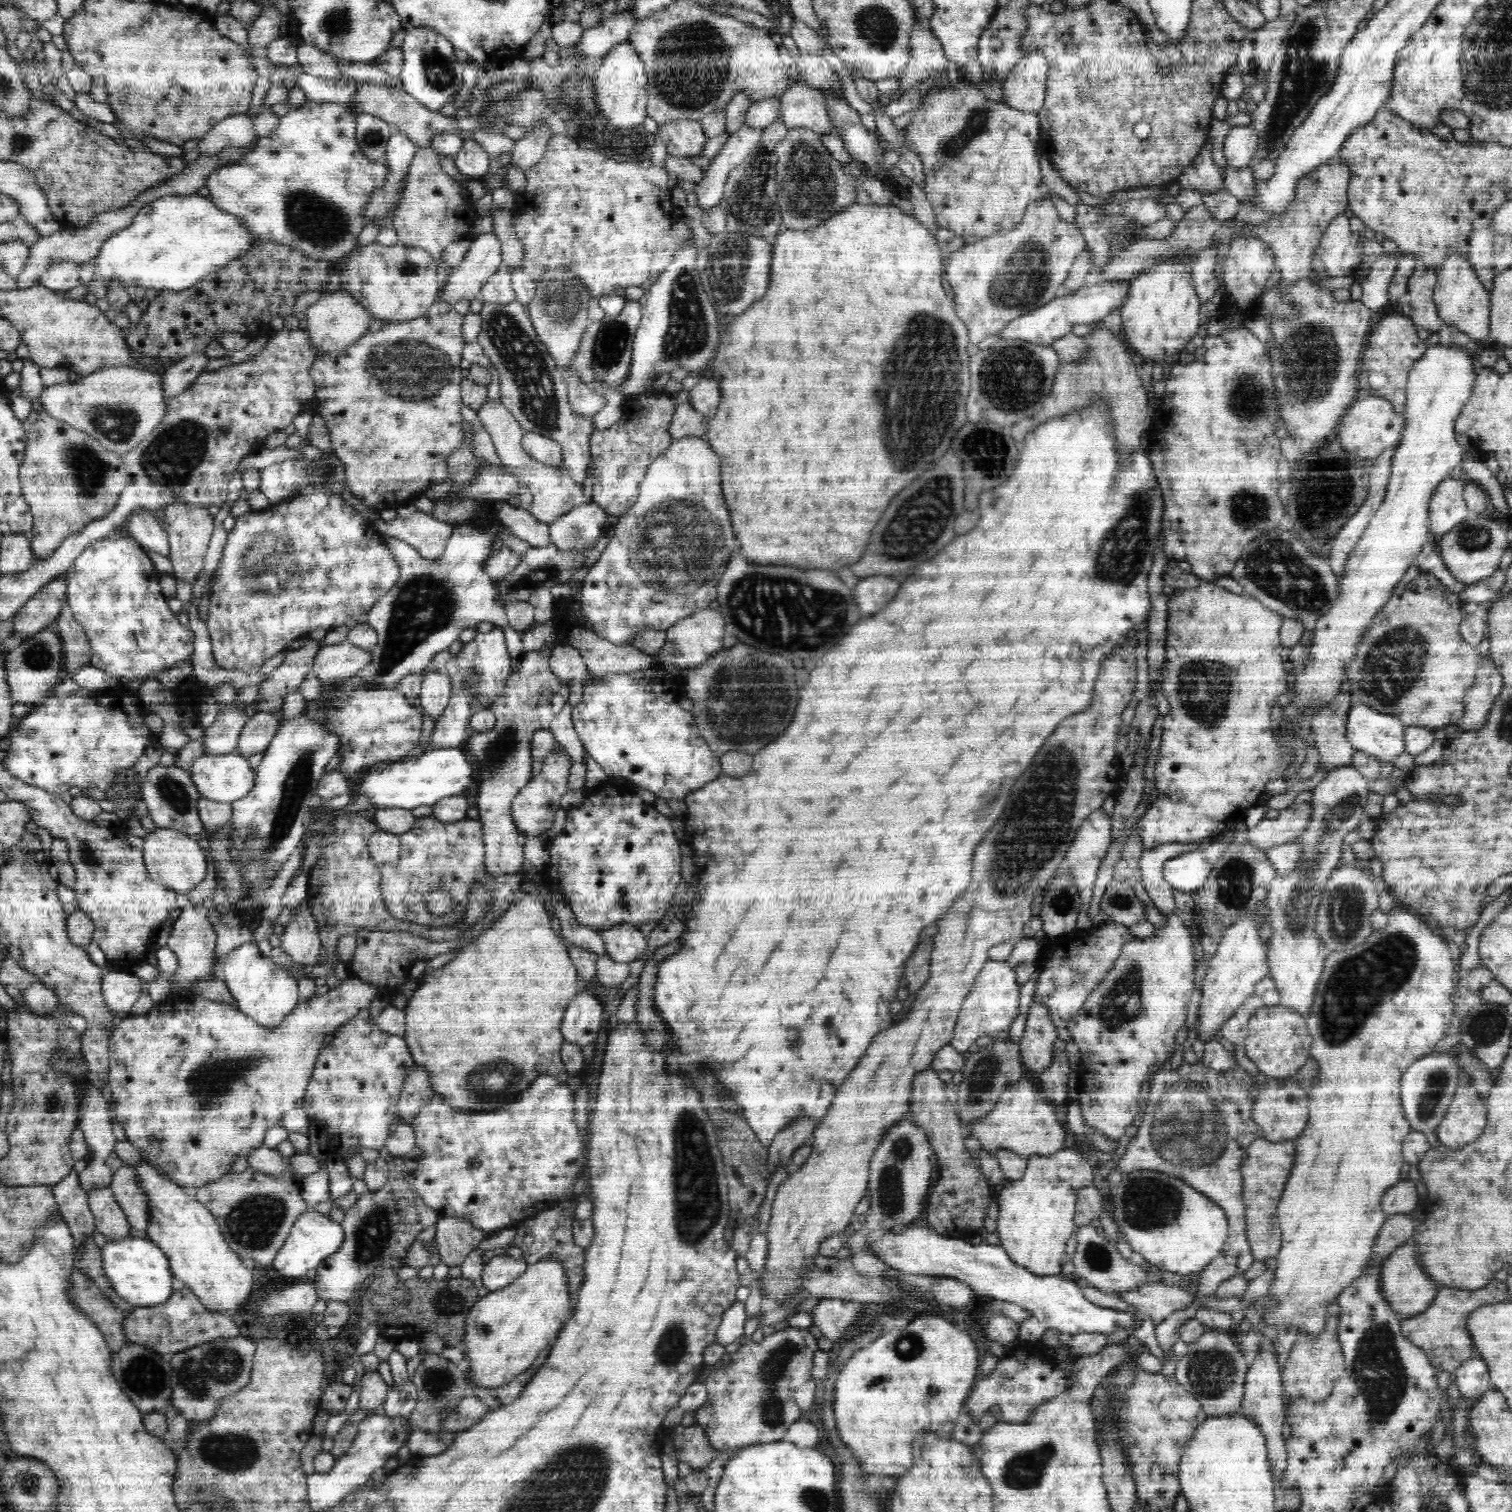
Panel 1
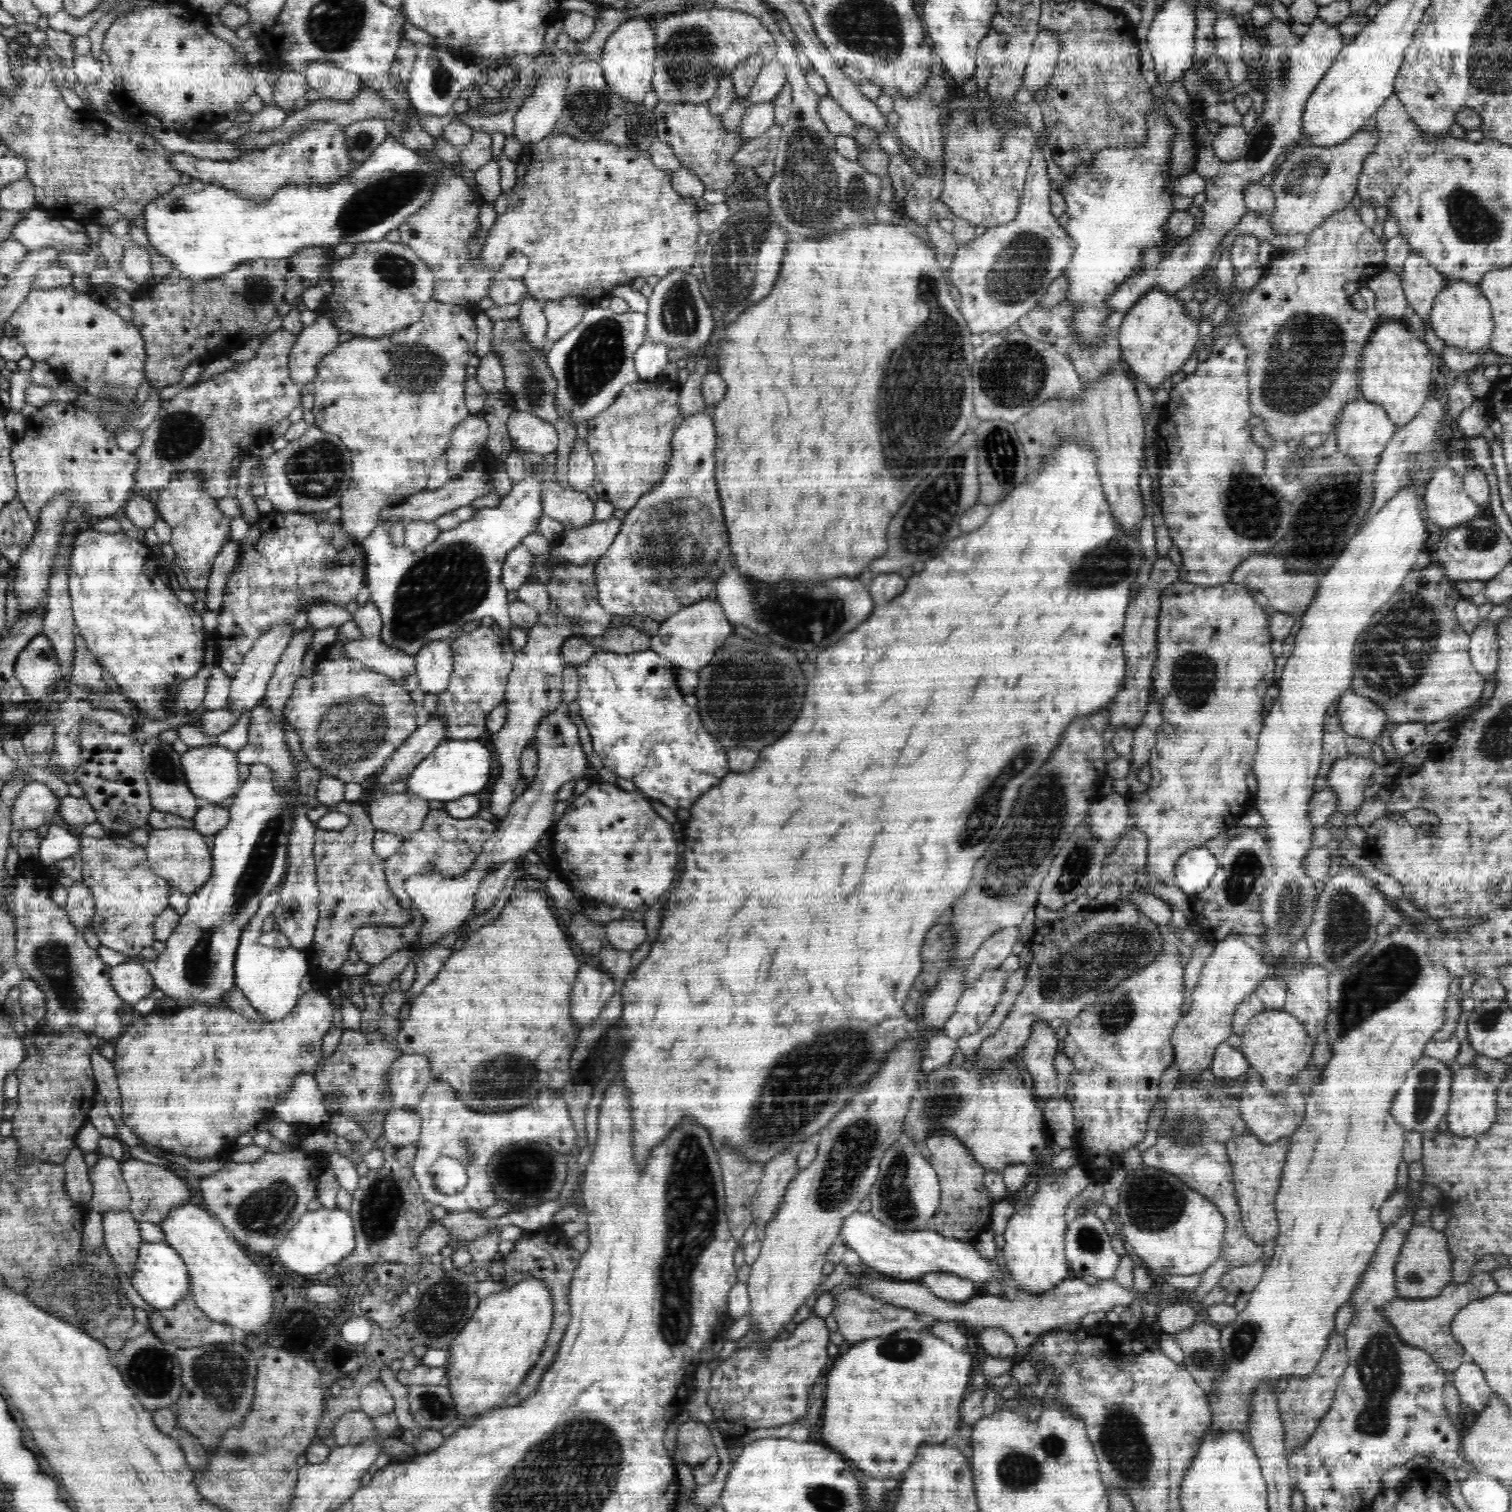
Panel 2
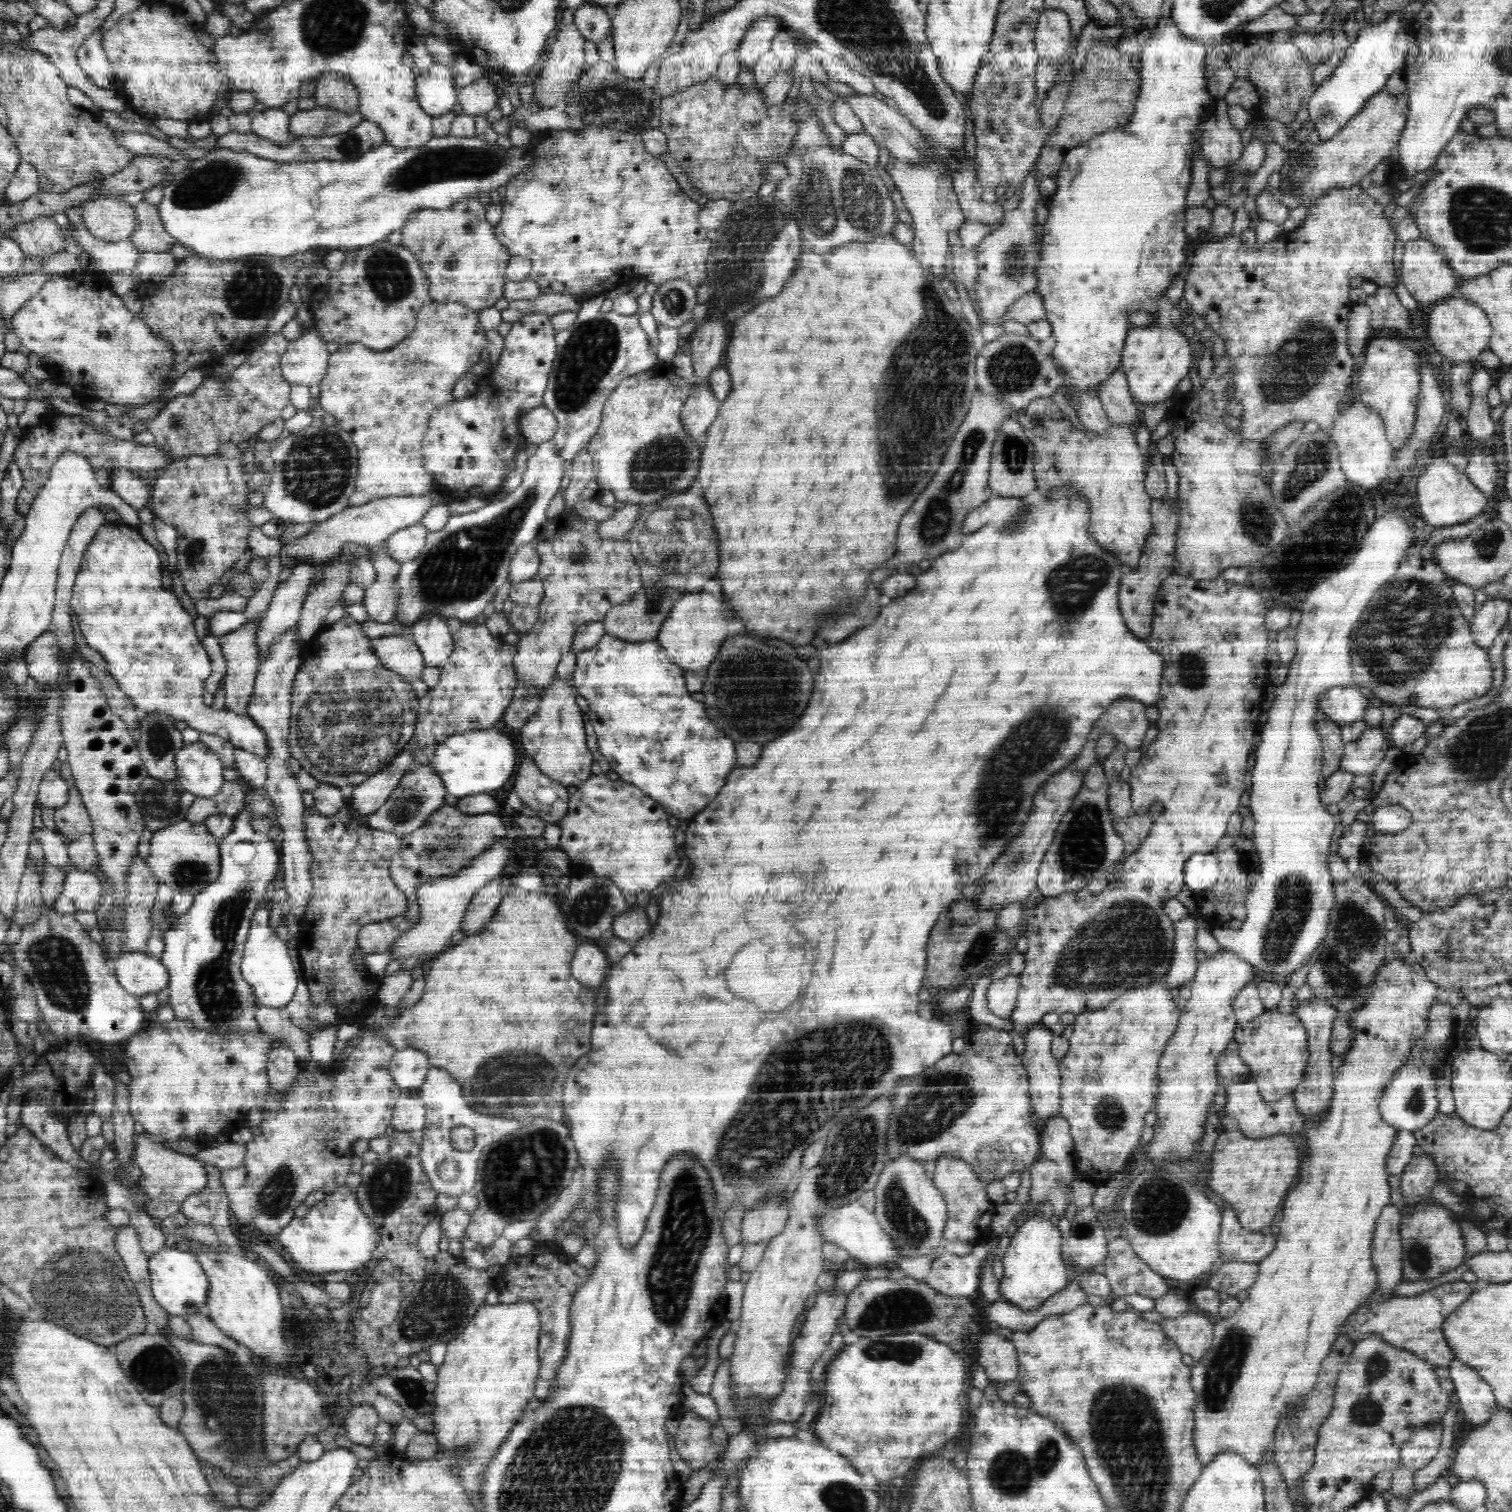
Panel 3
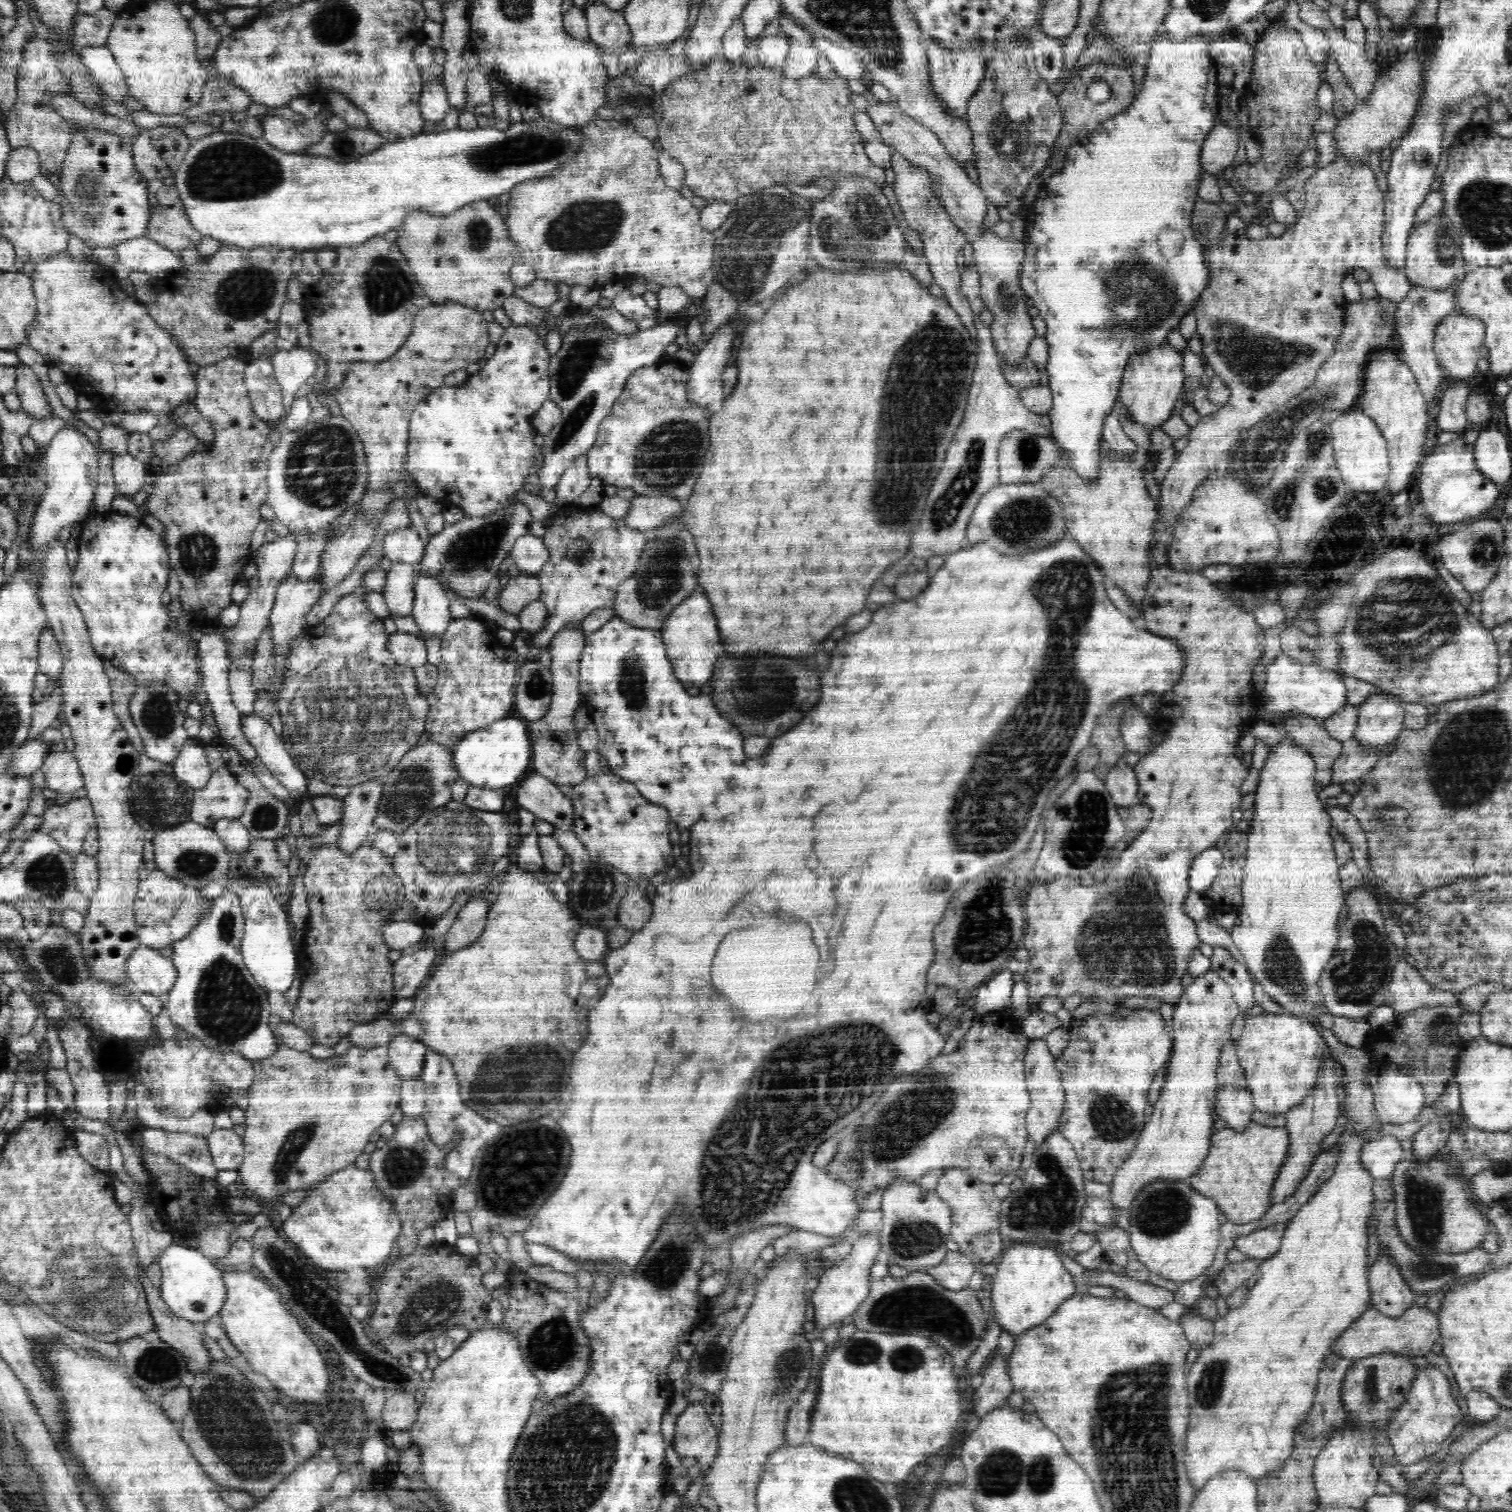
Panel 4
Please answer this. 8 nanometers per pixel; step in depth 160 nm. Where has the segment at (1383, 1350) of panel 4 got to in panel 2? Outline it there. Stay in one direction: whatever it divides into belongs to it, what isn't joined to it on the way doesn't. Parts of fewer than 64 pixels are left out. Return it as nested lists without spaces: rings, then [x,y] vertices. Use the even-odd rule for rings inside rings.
[[[1479,1272],[1471,1276],[1471,1279],[1464,1284],[1448,1283],[1438,1296],[1414,1298],[1414,1300],[1404,1297],[1394,1298],[1388,1304],[1384,1304],[1380,1314],[1392,1323],[1393,1330],[1405,1344],[1428,1353],[1440,1368],[1449,1373],[1456,1370],[1467,1359],[1461,1345],[1457,1343],[1452,1331],[1450,1331],[1452,1319],[1457,1312],[1460,1312],[1461,1308],[1468,1306],[1470,1302],[1492,1296],[1493,1293],[1499,1291],[1498,1283],[1494,1281],[1490,1272]]]

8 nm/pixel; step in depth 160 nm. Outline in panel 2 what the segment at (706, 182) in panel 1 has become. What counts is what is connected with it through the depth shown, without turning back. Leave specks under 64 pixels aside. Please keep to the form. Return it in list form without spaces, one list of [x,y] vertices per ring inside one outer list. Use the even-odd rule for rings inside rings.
[[[770,100],[770,103],[751,105],[744,112],[742,122],[735,132],[740,133],[740,137],[748,143],[763,136],[774,125],[774,106],[774,100]]]

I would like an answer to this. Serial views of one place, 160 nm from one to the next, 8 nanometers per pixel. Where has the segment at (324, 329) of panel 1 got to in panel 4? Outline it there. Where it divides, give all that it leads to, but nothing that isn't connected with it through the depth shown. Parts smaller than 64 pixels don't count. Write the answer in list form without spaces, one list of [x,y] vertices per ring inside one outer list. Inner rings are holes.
[[[300,346],[291,350],[281,349],[272,356],[275,377],[284,397],[285,415],[290,412],[294,395],[302,384],[312,381],[316,366],[314,356]]]

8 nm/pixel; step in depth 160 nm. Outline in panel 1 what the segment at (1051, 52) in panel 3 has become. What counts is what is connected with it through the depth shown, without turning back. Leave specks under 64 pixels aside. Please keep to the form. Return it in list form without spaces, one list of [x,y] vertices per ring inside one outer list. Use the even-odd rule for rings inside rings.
[[[1032,52],[1032,54],[1025,55],[1015,64],[1007,78],[1003,80],[1001,84],[1001,91],[1003,92],[1001,102],[1012,109],[1019,109],[1020,112],[1039,115],[1039,110],[1044,105],[1047,89],[1047,72],[1048,61],[1043,52]]]

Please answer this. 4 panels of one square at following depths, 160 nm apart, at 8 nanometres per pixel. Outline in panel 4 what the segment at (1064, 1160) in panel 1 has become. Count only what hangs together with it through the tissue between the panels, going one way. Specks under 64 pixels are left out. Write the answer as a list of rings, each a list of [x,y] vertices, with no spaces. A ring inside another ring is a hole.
[[[1013,1243],[1007,1246],[997,1261],[992,1283],[991,1304],[999,1326],[1014,1338],[1042,1324],[1068,1297],[1076,1295],[1074,1279],[1066,1270],[1056,1251],[1032,1243]]]

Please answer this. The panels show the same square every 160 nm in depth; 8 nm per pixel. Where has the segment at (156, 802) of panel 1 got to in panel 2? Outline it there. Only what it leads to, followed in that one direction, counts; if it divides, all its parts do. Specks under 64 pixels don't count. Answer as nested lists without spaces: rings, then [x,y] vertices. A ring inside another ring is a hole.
[[[161,737],[152,738],[142,746],[142,754],[144,755],[144,774],[150,789],[151,805],[153,810],[160,812],[170,812],[182,818],[195,818],[198,803],[197,797],[190,790],[184,769],[182,768],[181,756],[172,749],[172,743],[162,743]]]

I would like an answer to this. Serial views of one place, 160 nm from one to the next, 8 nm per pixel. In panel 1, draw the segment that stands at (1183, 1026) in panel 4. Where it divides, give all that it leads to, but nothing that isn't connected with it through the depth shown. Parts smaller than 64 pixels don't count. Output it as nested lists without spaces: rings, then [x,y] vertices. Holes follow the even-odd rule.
[[[1252,917],[1239,918],[1224,931],[1217,951],[1209,957],[1210,968],[1207,968],[1206,980],[1202,980],[1202,1008],[1199,1008],[1198,1014],[1200,1018],[1198,1024],[1195,1024],[1202,1042],[1212,1041],[1218,1028],[1231,1018],[1249,996],[1255,994],[1256,984],[1270,976],[1267,943],[1262,941],[1259,929]]]

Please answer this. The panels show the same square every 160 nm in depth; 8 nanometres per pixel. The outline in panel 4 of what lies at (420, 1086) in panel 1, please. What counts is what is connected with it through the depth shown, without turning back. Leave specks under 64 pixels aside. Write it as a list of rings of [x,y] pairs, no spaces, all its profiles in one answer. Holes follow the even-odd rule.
[[[398,1034],[388,1042],[388,1056],[392,1069],[403,1080],[420,1078],[425,1066],[428,1047],[411,1036]]]

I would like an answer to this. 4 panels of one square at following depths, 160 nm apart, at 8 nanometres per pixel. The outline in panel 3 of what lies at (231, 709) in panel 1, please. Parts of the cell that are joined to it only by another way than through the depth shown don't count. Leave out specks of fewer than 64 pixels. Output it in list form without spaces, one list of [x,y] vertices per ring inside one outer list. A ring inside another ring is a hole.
[[[306,561],[296,564],[289,579],[280,583],[275,590],[258,630],[257,645],[260,660],[271,652],[272,644],[277,637],[298,623],[317,567],[318,564],[314,565]]]

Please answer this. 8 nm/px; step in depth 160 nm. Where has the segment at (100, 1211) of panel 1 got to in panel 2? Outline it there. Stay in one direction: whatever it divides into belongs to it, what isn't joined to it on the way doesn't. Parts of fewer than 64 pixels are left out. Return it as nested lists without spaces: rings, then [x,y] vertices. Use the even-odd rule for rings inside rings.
[[[118,1210],[102,1213],[103,1242],[112,1258],[116,1261],[117,1268],[131,1279],[135,1269],[139,1246],[144,1242],[144,1227],[131,1216],[129,1211]]]

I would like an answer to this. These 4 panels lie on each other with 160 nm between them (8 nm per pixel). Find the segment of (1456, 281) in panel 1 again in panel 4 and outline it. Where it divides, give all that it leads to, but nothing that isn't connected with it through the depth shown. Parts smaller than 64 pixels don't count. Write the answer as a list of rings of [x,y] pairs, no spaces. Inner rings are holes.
[[[1460,310],[1448,316],[1436,327],[1433,342],[1436,359],[1440,363],[1441,370],[1448,370],[1457,381],[1469,382],[1479,373],[1476,362],[1482,345],[1484,345],[1484,324],[1480,324],[1480,319],[1461,314]]]

